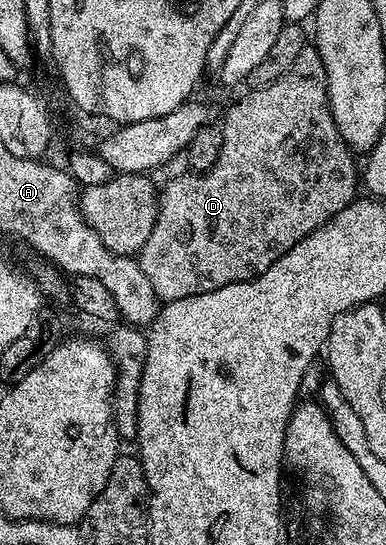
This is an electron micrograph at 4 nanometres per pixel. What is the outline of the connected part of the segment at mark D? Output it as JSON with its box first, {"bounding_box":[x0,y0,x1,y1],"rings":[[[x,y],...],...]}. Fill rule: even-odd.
{"bounding_box":[138,46,357,302],"rings":[[[306,46],[302,50],[302,54],[298,54],[298,58],[294,58],[294,66],[290,70],[286,70],[286,74],[282,74],[282,78],[263,86],[253,87],[248,91],[252,92],[246,93],[241,100],[234,101],[224,116],[222,154],[218,154],[218,162],[214,162],[212,169],[203,174],[176,176],[165,188],[163,185],[162,191],[159,193],[154,230],[150,234],[150,238],[146,238],[146,246],[142,246],[142,250],[138,253],[138,259],[142,274],[146,274],[146,278],[150,278],[150,286],[154,286],[154,294],[162,302],[190,298],[194,294],[206,294],[210,290],[218,290],[222,286],[246,282],[255,276],[260,276],[266,270],[270,270],[270,266],[274,266],[274,262],[278,262],[278,258],[282,258],[282,254],[286,254],[295,244],[302,242],[302,238],[306,238],[311,232],[318,230],[323,224],[327,224],[334,218],[334,214],[338,214],[338,210],[342,210],[347,204],[357,199],[357,157],[342,138],[342,134],[334,122],[334,114],[330,110],[328,101],[326,66],[316,47]]]}

